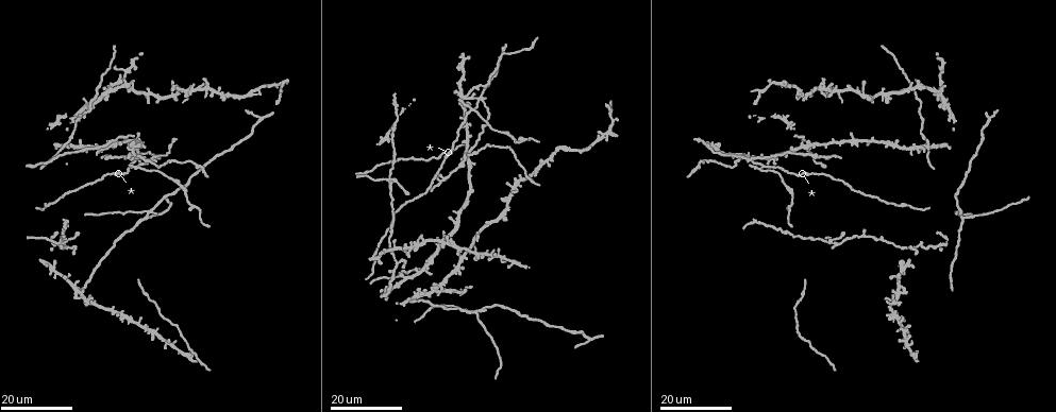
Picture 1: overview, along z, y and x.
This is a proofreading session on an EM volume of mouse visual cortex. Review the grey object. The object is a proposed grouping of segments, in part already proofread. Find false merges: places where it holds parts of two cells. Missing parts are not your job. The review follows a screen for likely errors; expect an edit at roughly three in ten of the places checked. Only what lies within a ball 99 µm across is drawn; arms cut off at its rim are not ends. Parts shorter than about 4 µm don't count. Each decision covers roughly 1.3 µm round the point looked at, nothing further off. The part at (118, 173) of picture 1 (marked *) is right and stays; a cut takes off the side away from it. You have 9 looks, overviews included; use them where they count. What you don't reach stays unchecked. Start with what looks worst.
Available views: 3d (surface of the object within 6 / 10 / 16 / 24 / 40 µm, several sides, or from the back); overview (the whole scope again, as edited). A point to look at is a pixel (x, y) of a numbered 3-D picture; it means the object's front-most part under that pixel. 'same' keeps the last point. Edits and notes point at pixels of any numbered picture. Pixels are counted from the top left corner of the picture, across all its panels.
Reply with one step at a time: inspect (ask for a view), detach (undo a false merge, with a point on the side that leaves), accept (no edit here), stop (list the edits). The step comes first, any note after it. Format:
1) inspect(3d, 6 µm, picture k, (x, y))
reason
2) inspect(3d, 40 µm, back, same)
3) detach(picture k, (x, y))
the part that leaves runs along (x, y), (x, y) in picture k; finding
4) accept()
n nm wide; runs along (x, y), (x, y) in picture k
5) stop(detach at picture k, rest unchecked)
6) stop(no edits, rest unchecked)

inspect(3d, 16 µm, picture 1, (392, 180))
four-way junction

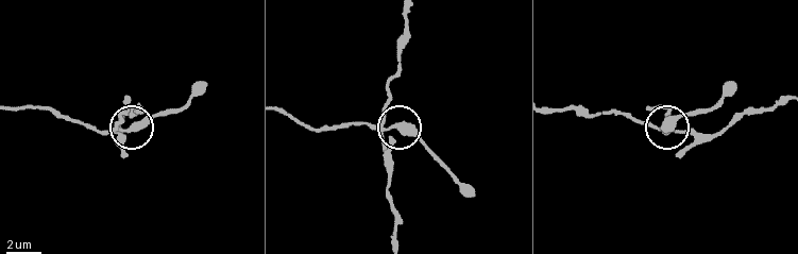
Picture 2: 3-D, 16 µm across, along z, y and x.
inspect(3d, 6 µm, picture 2, (388, 126))

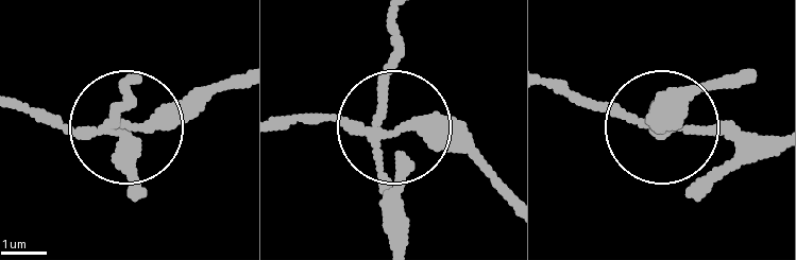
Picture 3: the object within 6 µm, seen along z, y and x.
detach(picture 3, (436, 151))
side arm 8 µm; 4 arms; two cells meet here

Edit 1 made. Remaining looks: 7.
inspect(overview)

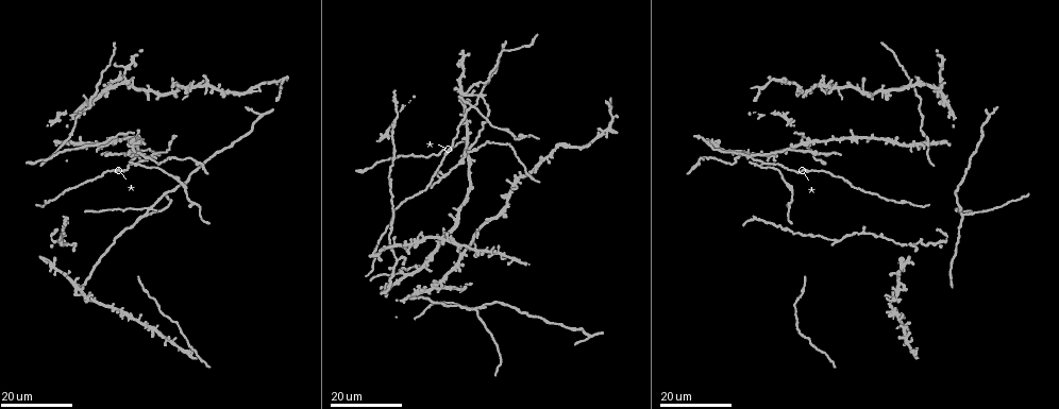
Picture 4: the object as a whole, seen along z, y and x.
inspect(3d, 24 µm, picture 4, (479, 94))
four arms meet

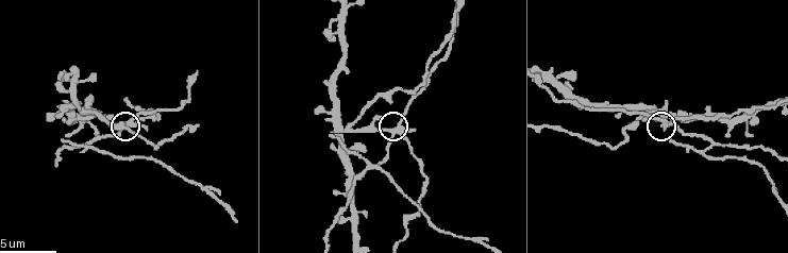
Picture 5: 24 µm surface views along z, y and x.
inspect(3d, 6 µm, picture 5, (394, 131))
closer look

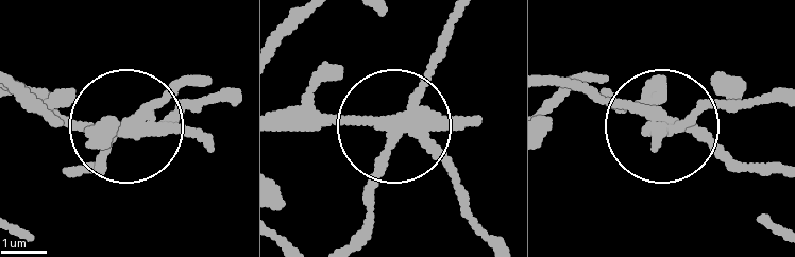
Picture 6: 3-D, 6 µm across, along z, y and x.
detach(picture 6, (450, 169))
the part that leaves runs along (403, 126), (282, 126) in picture 6; a second cell is stuck on

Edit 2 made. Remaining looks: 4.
inspect(overview)
redraw

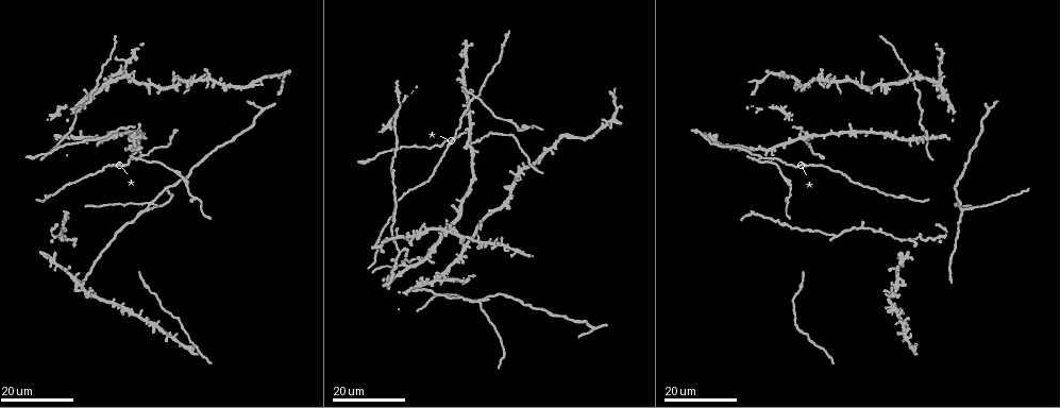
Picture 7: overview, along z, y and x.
inspect(3d, 16 µm, picture 7, (150, 203))
two arms in line, one across

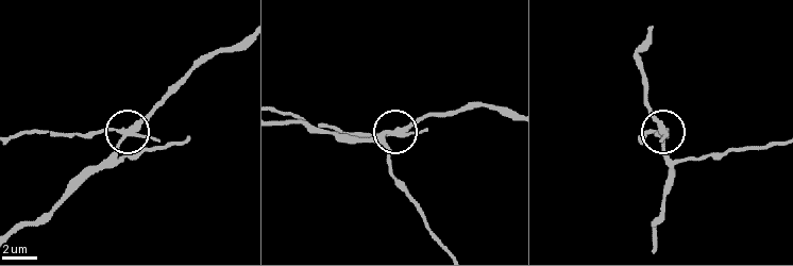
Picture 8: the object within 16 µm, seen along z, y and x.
inspect(3d, 6 µm, picture 8, (389, 135))

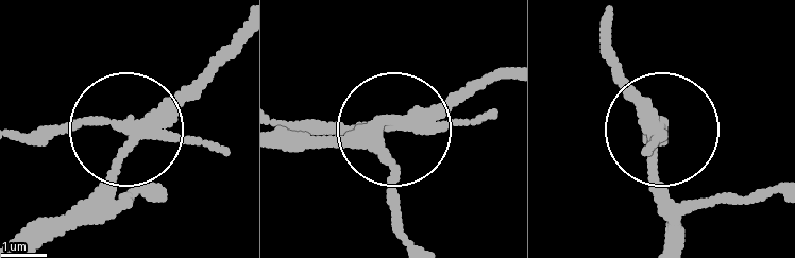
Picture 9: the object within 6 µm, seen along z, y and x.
detach(picture 9, (73, 126))
240 nm wide; the part that leaves runs along (141, 135), (99, 123), (19, 135) in picture 9; two cells meet here

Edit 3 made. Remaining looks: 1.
inspect(3d, 10 µm, picture 5, (93, 143))

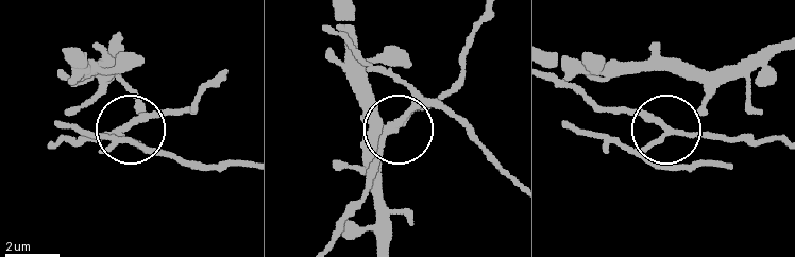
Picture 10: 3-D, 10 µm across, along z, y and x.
detach(picture 10, (144, 148))
3 arms; the part that leaves runs along (123, 135), (199, 167), (244, 167) in picture 10; a second cell is stuck on

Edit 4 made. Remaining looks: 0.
stop(detach at picture 3, detach at picture 6, detach at picture 9, detach at picture 10, rest unchecked)

